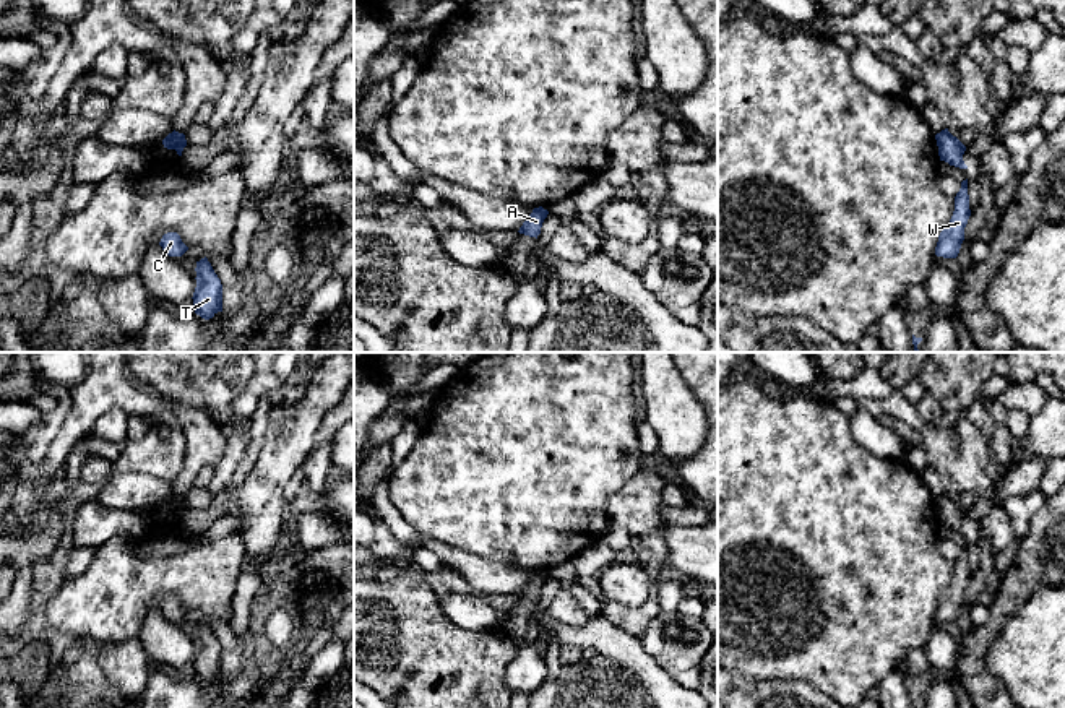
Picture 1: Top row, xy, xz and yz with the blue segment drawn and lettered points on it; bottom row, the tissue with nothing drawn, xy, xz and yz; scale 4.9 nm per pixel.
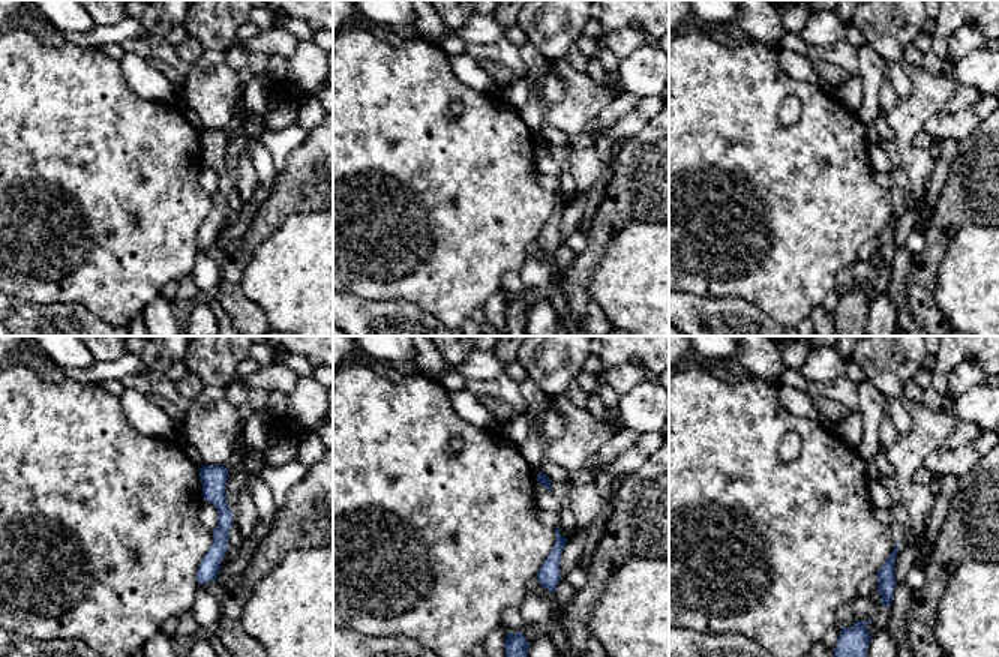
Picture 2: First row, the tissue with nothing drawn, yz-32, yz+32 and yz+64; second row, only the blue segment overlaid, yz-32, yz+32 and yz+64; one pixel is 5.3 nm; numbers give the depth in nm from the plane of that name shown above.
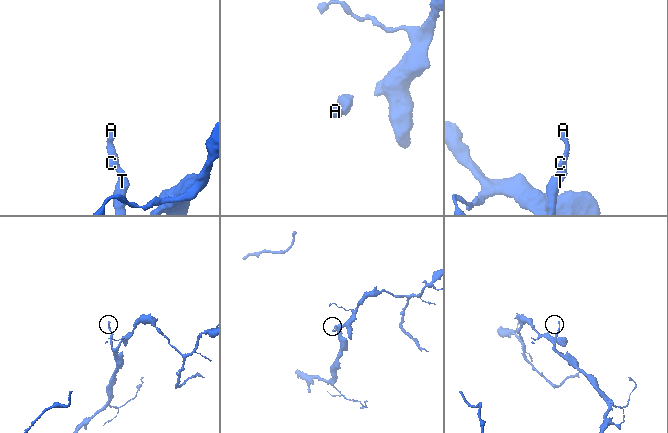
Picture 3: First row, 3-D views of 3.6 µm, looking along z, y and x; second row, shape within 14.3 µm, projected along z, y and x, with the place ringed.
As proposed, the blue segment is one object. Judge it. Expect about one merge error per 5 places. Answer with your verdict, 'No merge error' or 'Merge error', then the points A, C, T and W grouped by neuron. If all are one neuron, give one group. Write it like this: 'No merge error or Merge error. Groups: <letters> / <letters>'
No merge error. Groups: A C T W

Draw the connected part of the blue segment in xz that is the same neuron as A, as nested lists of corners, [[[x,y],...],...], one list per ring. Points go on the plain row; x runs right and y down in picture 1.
[[[542,570],[534,572],[518,596],[537,602],[537,599],[541,598],[542,586],[547,581],[547,578],[549,575],[544,573]]]

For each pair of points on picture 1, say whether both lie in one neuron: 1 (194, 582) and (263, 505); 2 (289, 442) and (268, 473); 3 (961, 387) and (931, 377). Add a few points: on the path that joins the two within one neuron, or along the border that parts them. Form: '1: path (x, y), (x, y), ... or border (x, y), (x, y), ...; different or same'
1: border (241, 533), (247, 559); different
2: path (284, 450), (275, 465); same
3: path (953, 379), (939, 377); same

